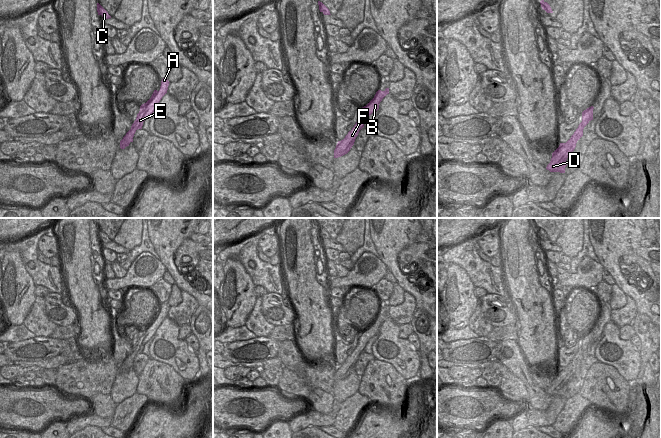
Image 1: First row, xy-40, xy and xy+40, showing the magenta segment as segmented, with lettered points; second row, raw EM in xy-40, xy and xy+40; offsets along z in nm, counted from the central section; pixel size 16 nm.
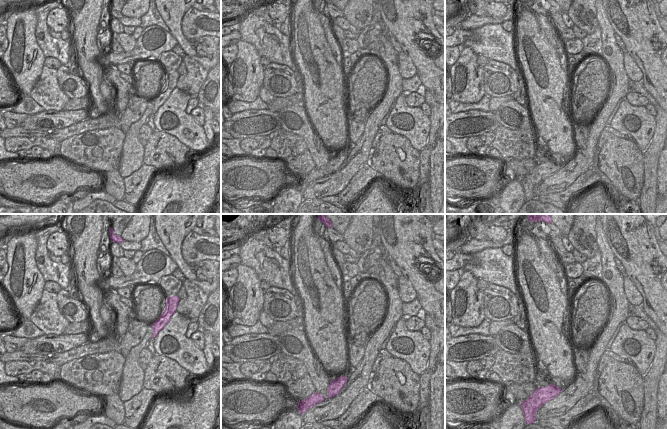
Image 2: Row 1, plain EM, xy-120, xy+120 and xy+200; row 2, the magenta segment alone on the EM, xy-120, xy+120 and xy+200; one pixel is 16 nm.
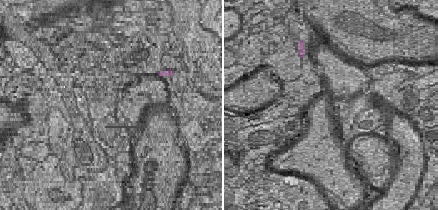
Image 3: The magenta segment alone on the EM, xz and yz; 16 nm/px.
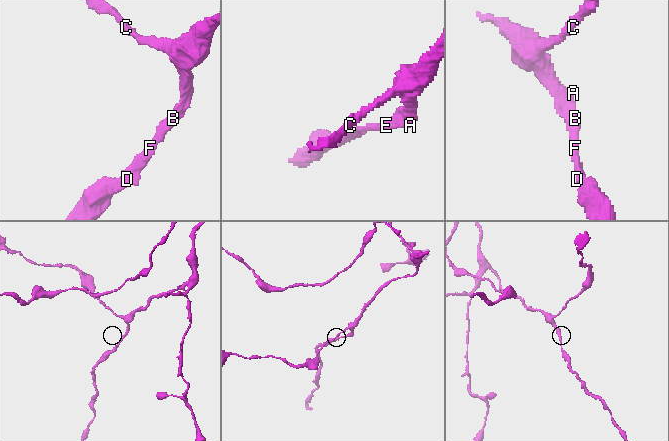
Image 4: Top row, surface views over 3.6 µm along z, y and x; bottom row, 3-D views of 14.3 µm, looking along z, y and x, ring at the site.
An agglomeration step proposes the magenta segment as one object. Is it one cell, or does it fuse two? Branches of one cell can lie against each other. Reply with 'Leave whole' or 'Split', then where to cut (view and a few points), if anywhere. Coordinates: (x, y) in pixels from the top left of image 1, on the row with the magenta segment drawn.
Leave whole. No split.

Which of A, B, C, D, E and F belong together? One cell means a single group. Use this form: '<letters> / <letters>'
A B C D E F

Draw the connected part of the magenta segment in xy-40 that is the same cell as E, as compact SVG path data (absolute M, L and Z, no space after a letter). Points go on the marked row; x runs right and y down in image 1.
M163 78L161 81L160 90L154 90L151 98L140 106L140 111L137 114L136 120L131 126L131 129L126 133L123 139L120 141L120 148L125 149L131 142L138 129L142 129L143 122L148 118L154 111L157 104L160 102L162 97L167 93L169 81L167 78Z

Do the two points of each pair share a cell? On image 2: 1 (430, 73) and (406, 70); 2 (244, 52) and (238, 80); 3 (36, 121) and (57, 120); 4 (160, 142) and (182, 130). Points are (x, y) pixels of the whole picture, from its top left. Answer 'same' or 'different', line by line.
1: different
2: same
3: same
4: different

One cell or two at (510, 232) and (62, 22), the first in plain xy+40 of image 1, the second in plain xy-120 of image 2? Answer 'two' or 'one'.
two

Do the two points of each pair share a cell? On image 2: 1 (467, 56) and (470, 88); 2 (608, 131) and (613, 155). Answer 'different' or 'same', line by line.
1: same
2: different

